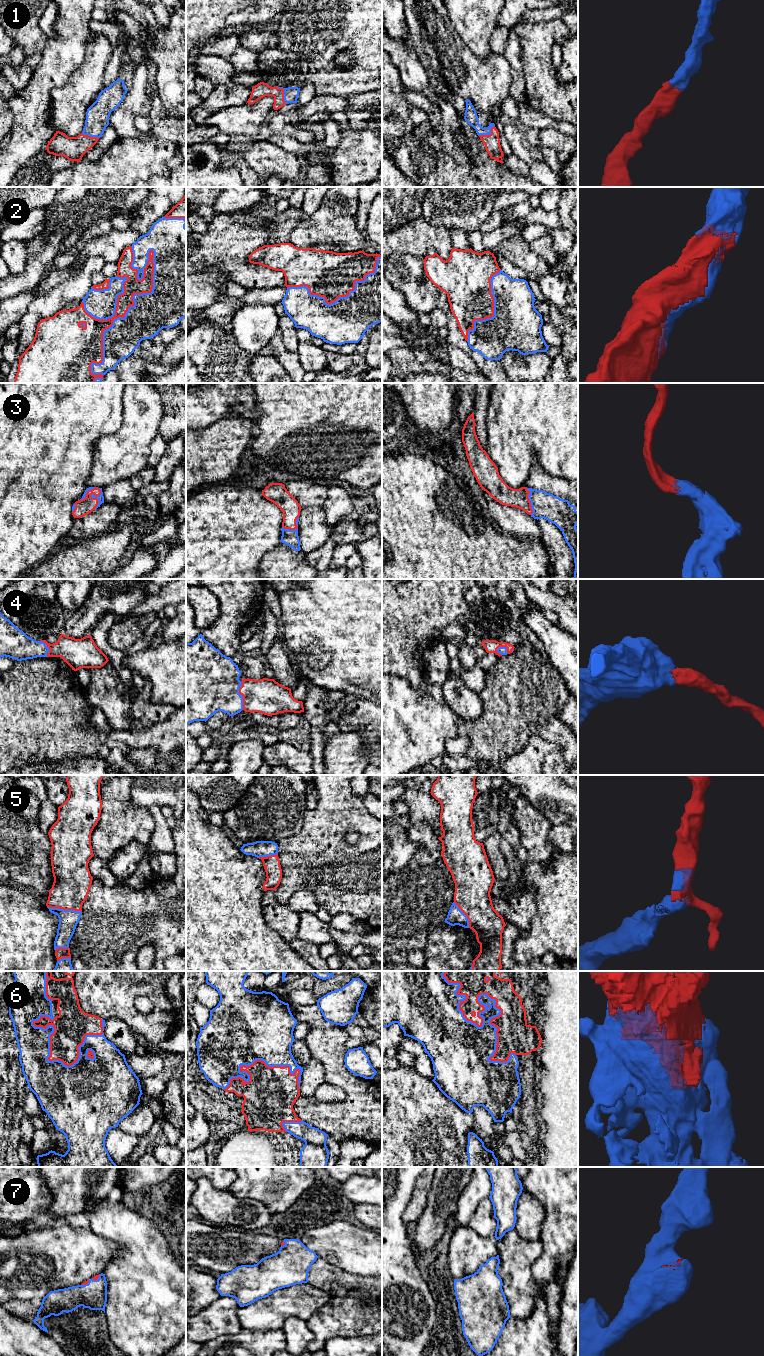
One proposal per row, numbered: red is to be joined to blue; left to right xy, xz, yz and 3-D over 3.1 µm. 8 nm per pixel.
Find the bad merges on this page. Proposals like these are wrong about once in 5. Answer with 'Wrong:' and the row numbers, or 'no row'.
Wrong: no row

